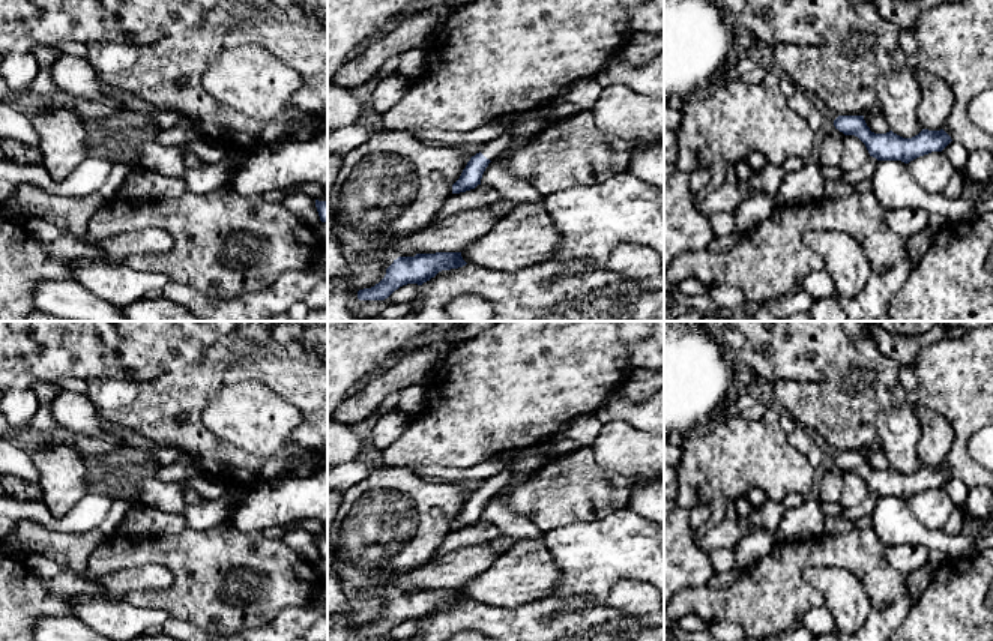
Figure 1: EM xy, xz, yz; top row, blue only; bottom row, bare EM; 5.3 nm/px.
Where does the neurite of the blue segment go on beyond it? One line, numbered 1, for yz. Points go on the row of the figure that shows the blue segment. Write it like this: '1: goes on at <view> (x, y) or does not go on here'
1: does not go on here

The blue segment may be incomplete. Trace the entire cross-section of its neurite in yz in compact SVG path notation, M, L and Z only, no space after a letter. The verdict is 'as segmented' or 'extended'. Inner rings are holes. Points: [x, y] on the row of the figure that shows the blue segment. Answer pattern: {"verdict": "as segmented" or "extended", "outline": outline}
{"verdict": "as segmented", "outline": "M838 116L834 120L834 126L844 135L858 137L865 144L870 156L877 161L901 161L909 164L931 152L942 152L952 141L943 129L922 129L912 138L903 138L892 131L874 134L867 126L864 116Z"}

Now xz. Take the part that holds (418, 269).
{"verdict": "as segmented", "outline": "M461 252L416 254L415 257L398 257L386 269L385 278L371 288L358 291L359 300L385 300L395 290L407 284L422 285L442 270L466 266Z"}

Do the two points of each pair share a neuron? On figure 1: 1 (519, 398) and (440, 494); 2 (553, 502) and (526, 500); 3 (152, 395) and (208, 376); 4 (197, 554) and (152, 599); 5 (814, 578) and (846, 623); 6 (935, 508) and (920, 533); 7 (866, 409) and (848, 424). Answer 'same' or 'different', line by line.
1: different
2: same
3: same
4: same
5: same
6: different
7: same

